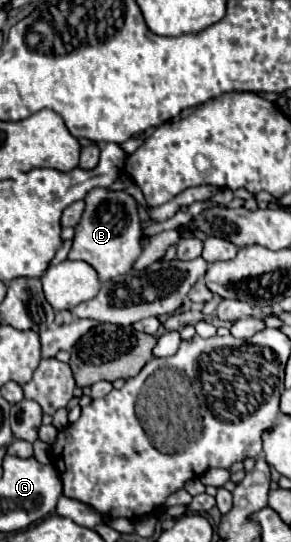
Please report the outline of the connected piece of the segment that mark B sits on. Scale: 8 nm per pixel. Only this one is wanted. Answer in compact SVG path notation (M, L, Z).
M107 189L89 191L85 203L87 207L79 225L75 227L75 239L67 259L89 263L97 271L97 277L103 283L107 279L127 273L141 255L141 245L139 245L141 221L137 217L137 203L125 191L109 193Z

